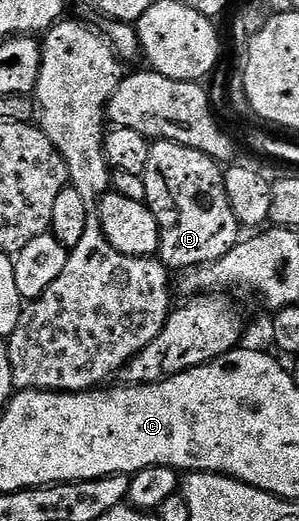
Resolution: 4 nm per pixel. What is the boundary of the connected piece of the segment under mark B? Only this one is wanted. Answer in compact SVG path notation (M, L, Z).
M158 139L152 143L143 177L144 202L160 222L162 242L158 255L165 267L202 267L218 261L241 242L242 228L226 197L224 171L217 160L198 149Z

